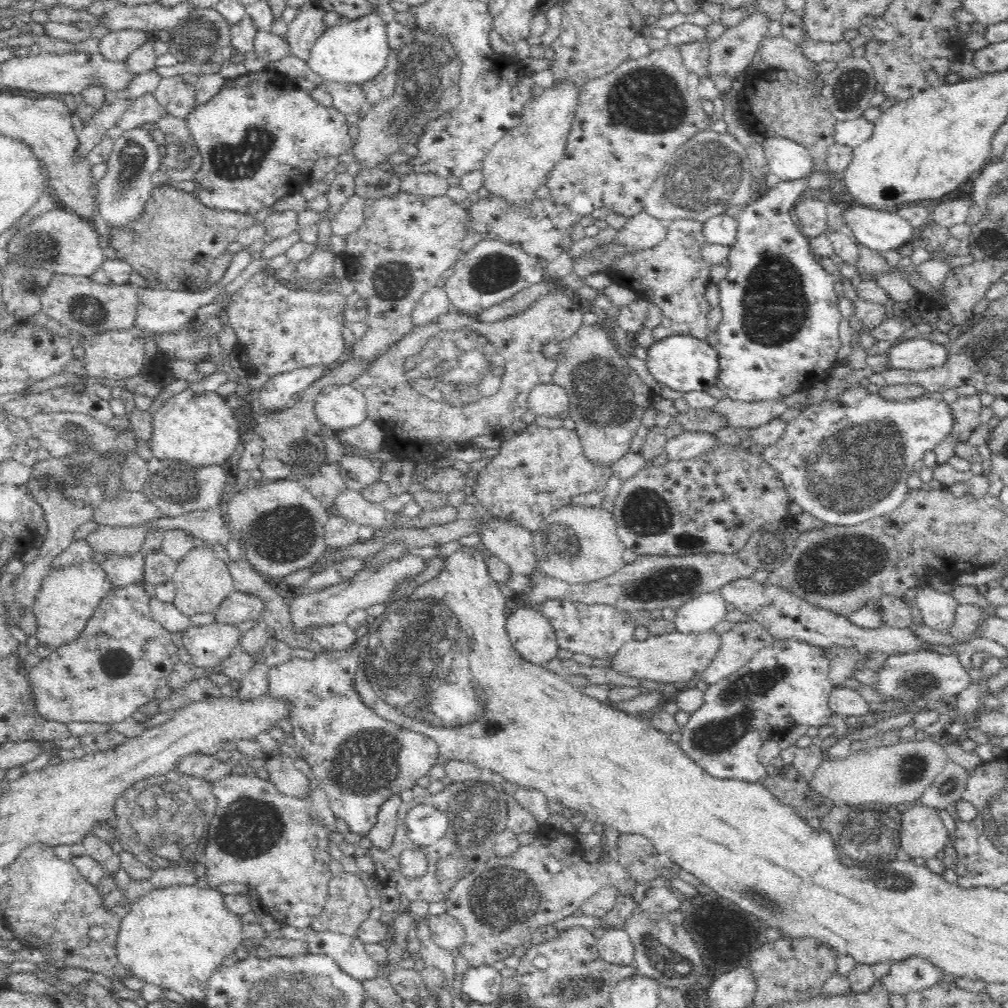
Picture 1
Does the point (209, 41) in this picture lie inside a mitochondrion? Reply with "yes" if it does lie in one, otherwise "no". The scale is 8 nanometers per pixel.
yes

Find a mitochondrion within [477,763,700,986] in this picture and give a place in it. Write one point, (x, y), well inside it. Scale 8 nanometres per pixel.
(669, 963)

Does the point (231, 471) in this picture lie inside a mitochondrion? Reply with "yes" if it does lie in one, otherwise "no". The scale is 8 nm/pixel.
no

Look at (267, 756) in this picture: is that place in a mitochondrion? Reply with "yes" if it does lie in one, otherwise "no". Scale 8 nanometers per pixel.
no

